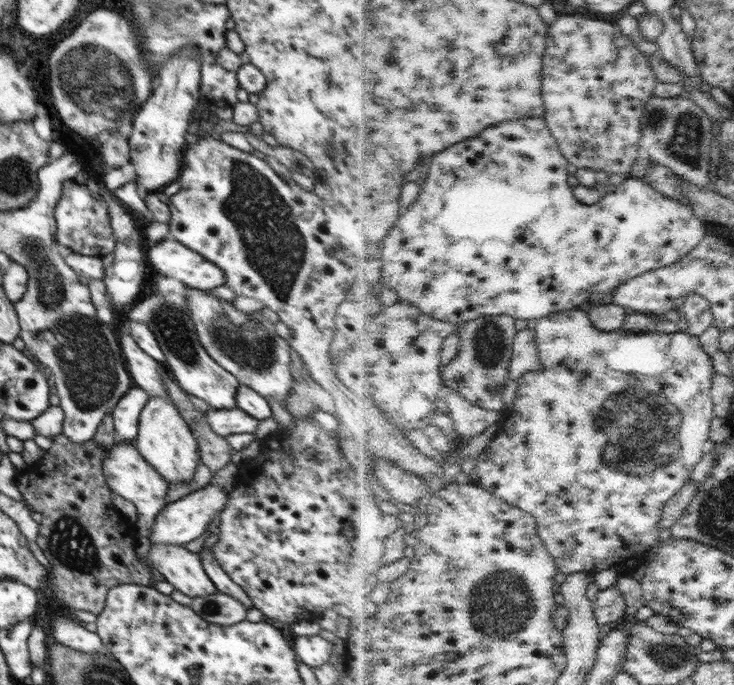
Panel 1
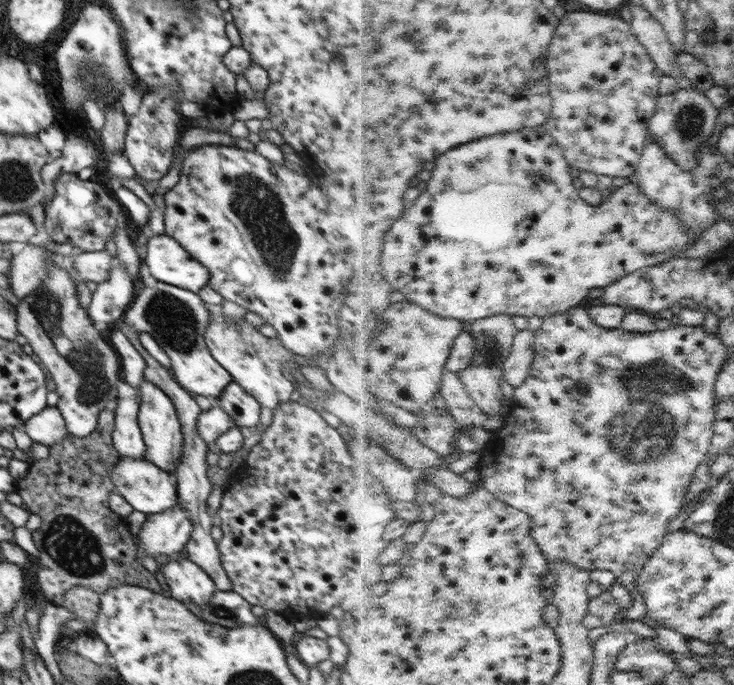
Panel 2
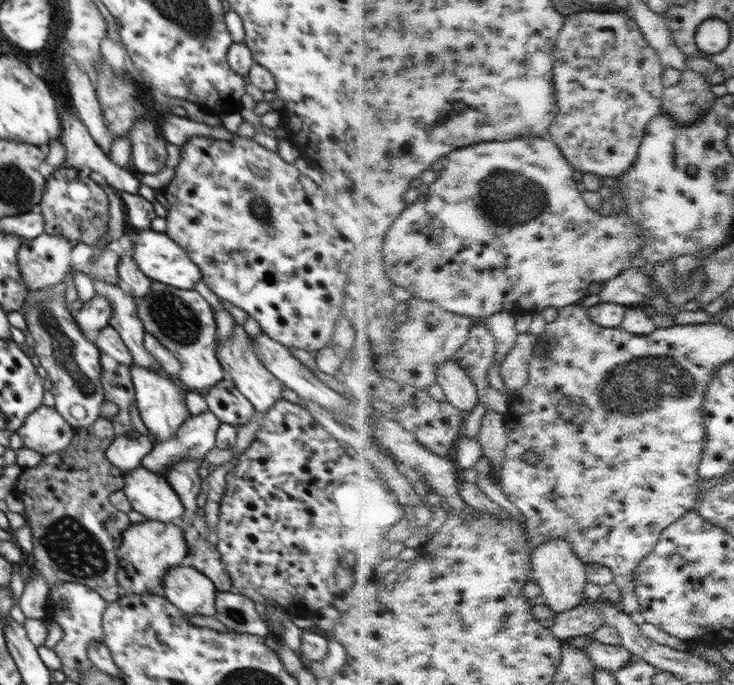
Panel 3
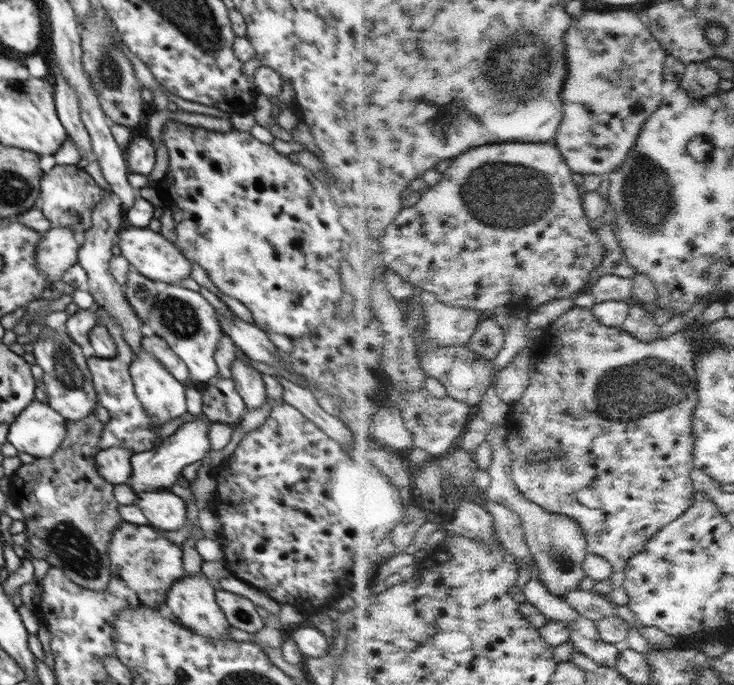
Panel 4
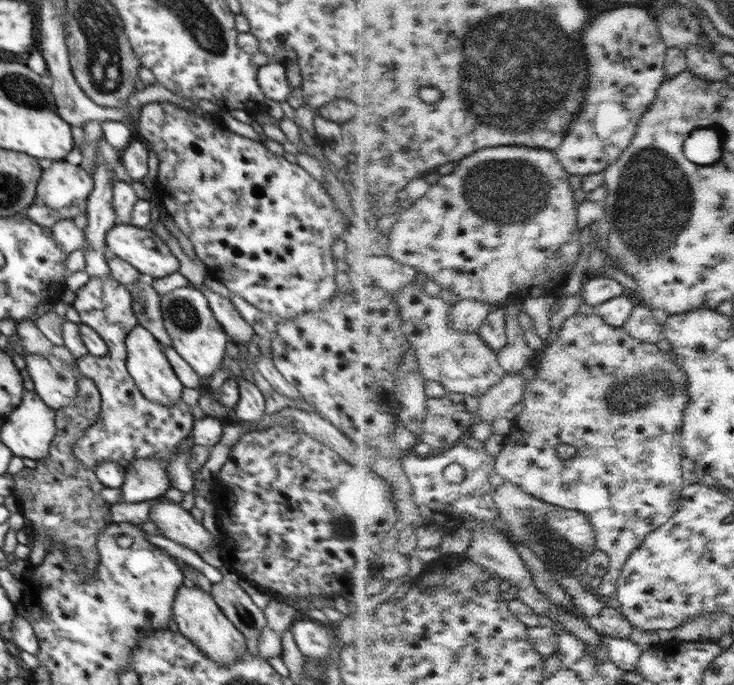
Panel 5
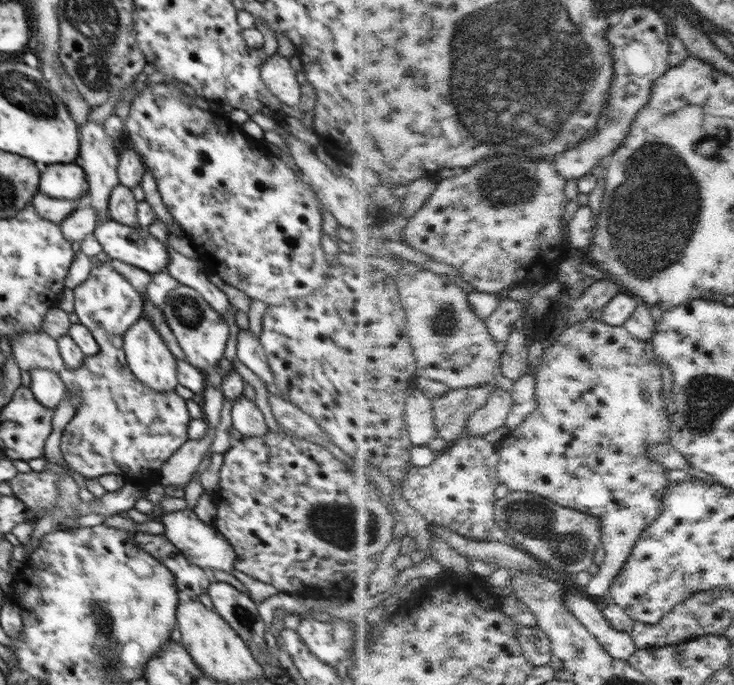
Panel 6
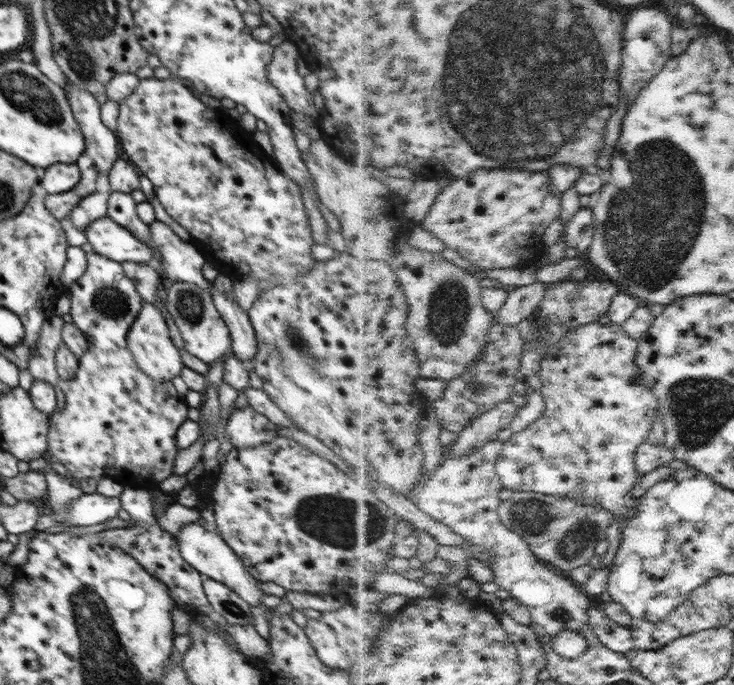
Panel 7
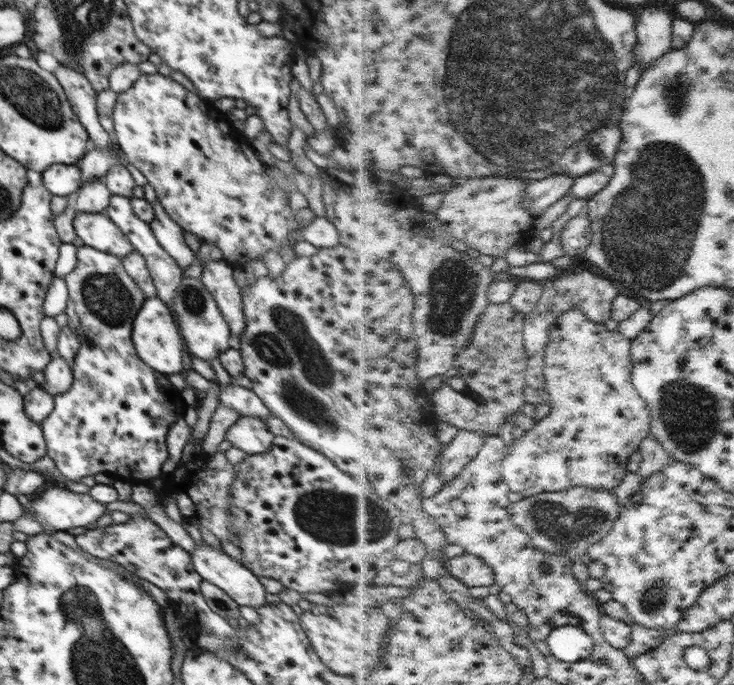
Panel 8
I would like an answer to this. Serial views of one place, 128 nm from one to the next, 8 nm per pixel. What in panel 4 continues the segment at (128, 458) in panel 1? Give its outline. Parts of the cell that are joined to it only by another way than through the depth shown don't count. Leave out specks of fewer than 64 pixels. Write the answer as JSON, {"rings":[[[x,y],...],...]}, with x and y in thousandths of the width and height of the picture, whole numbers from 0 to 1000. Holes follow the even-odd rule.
{"rings":[[[230,714],[191,717],[185,734],[208,769],[243,774],[253,764],[252,730]]]}

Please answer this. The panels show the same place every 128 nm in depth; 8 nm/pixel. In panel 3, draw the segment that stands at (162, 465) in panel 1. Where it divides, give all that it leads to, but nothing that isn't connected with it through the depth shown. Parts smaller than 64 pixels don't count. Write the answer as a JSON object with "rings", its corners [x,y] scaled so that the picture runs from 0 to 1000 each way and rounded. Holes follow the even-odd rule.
{"rings":[[[180,533],[178,553],[184,566],[184,584],[188,590],[188,599],[193,616],[210,639],[210,648],[233,642],[238,638],[240,631],[248,622],[248,618],[257,609],[257,600],[251,588],[248,577],[248,564],[238,550],[218,546],[217,542],[200,536],[188,536]]]}

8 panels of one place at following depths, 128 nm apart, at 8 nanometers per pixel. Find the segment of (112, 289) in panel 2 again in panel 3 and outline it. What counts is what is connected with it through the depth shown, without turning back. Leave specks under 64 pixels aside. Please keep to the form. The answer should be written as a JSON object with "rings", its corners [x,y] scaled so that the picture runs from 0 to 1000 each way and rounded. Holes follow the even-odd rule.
{"rings":[[[129,429],[108,453],[101,454],[101,464],[113,492],[121,501],[129,501],[134,485],[149,474],[153,457],[153,442],[143,432]]]}

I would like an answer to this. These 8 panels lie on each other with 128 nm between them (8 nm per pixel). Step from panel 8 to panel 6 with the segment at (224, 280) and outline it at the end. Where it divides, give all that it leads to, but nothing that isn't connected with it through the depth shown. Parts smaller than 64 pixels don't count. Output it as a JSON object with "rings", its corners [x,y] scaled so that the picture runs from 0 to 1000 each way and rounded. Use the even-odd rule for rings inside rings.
{"rings":[[[327,480],[322,508],[323,524],[332,534],[341,537],[358,558],[366,558],[368,561],[375,558],[375,549],[365,530],[360,507],[341,480],[335,483]]]}

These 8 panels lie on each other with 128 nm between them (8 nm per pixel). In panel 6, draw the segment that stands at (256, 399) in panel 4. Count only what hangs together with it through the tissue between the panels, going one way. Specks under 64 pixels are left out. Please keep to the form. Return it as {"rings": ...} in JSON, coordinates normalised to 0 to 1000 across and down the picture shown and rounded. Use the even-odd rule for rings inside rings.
{"rings":[[[331,575],[319,584],[315,599],[316,623],[332,638],[360,636],[366,625],[349,588]]]}

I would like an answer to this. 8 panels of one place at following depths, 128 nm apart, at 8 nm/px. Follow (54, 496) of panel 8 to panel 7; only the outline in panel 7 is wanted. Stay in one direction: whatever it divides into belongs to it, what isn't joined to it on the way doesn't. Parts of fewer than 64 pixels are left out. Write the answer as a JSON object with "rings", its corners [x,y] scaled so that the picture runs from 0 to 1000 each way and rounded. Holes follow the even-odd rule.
{"rings":[[[131,718],[113,721],[97,736],[91,745],[90,765],[104,768],[125,768],[158,756],[161,745],[166,742],[162,726],[146,726]]]}

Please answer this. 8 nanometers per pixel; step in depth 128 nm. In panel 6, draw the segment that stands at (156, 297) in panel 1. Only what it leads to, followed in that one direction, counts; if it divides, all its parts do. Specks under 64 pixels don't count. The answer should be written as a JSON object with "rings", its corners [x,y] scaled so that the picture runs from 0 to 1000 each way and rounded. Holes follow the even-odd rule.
{"rings":[[[248,415],[233,423],[223,439],[222,458],[256,530],[279,545],[287,545],[289,539],[302,531],[313,488],[312,476],[308,466],[277,432],[267,428],[267,423]]]}

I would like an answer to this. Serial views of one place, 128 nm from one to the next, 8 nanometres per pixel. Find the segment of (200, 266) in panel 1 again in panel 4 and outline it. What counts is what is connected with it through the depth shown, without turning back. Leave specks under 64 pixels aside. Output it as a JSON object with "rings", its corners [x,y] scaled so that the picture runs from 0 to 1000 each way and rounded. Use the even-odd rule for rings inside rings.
{"rings":[[[177,330],[166,334],[163,343],[165,372],[173,377],[180,391],[193,403],[233,416],[243,416],[244,412],[259,403],[262,394],[259,381],[247,369],[240,356],[229,352],[217,339]]]}

